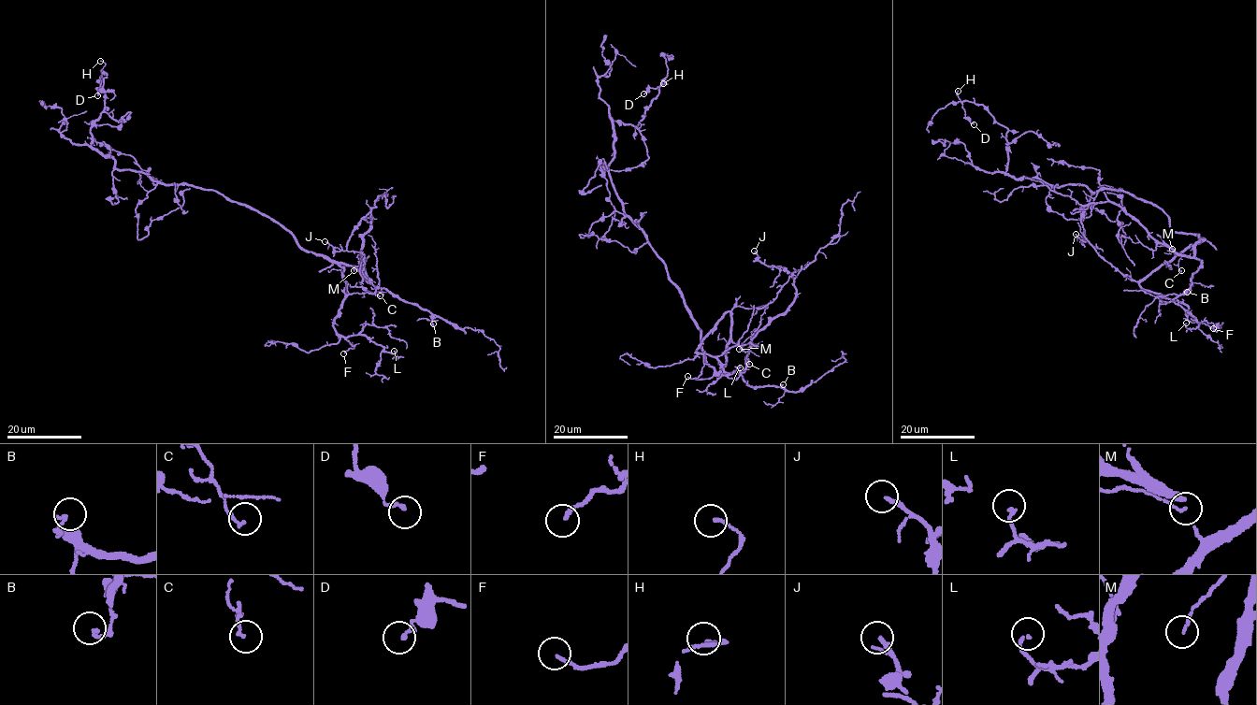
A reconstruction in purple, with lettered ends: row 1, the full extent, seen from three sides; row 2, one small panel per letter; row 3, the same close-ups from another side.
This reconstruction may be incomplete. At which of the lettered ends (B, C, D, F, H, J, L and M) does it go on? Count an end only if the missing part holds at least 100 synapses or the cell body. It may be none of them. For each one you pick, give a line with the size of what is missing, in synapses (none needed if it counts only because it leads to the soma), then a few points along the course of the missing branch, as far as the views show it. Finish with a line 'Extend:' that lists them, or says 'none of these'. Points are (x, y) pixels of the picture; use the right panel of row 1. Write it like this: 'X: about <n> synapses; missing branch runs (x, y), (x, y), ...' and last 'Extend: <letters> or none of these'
Extend: none of these

